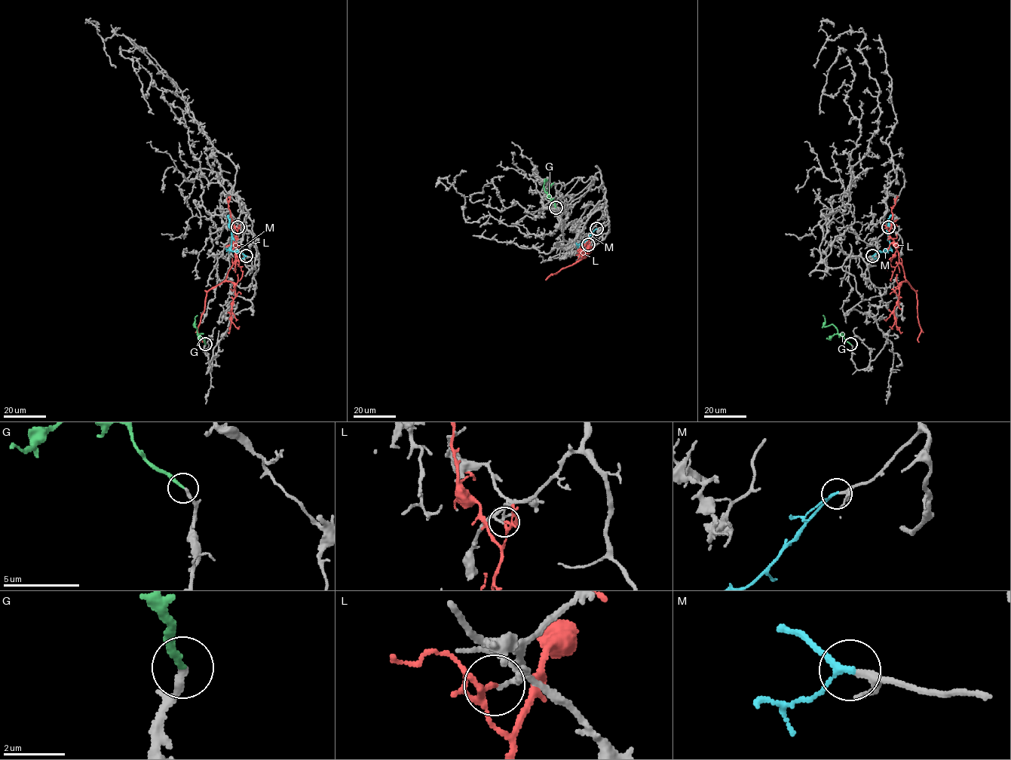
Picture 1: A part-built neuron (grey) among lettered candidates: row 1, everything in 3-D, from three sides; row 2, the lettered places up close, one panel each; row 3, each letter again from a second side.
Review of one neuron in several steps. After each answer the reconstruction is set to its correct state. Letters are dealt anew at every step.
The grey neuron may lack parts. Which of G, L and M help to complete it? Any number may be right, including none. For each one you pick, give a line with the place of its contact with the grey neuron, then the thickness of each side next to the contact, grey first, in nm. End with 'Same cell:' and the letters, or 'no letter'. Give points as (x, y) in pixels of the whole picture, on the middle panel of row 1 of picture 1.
G: Touches grey at (556, 207). Thickness 240 nm (grey) against 220 nm
M: Touches grey at (596, 228). Thickness 200 nm (grey) against 160 nm
Same cell: G, M

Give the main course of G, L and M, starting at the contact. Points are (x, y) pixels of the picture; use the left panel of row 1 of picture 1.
G: (205, 344), (193, 325), (194, 326), (197, 315)
L: (237, 228), (234, 263), (227, 277), (206, 293), (204, 311), (197, 329), (202, 341)
M: (246, 256), (232, 251), (230, 247), (228, 215)

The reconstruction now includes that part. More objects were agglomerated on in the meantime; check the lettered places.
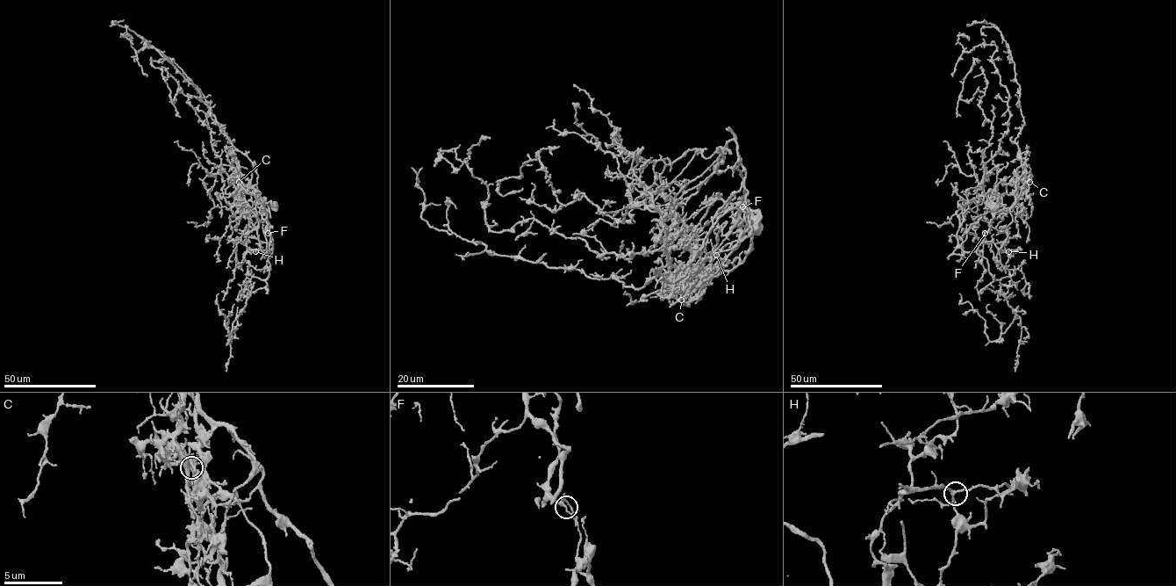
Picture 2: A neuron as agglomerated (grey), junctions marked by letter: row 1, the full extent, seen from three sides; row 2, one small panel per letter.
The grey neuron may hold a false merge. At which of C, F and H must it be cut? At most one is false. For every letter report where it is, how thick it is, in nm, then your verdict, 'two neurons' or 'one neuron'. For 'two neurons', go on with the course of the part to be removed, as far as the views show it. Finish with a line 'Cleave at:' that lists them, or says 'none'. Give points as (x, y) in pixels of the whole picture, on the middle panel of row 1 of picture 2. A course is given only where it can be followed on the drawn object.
C: (681, 300) | 140 nm | one neuron
F: (742, 206) | 190 nm | two neurons | (742, 206), (730, 231), (742, 231), (739, 245), (704, 280), (679, 291), (670, 258), (654, 250), (679, 228)
H: (716, 255) | 180 nm | one neuron
Cleave at: F

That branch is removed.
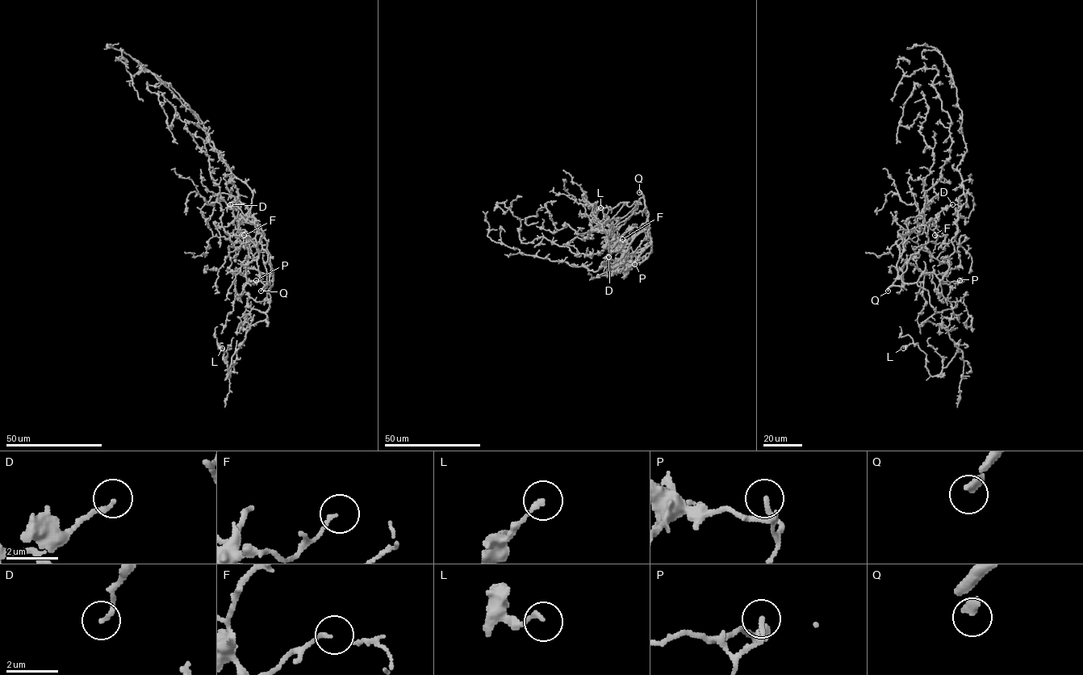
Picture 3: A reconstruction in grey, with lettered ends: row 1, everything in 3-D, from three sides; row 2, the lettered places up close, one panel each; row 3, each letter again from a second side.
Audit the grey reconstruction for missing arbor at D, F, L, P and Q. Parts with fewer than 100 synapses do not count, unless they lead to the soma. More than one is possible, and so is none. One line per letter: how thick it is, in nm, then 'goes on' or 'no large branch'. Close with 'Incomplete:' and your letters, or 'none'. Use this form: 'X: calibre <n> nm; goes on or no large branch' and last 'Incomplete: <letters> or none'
D: calibre 170 nm; no large branch
F: calibre 130 nm; no large branch
L: calibre 170 nm; no large branch
P: calibre 160 nm; no large branch
Q: calibre 340 nm; goes on
Incomplete: Q

